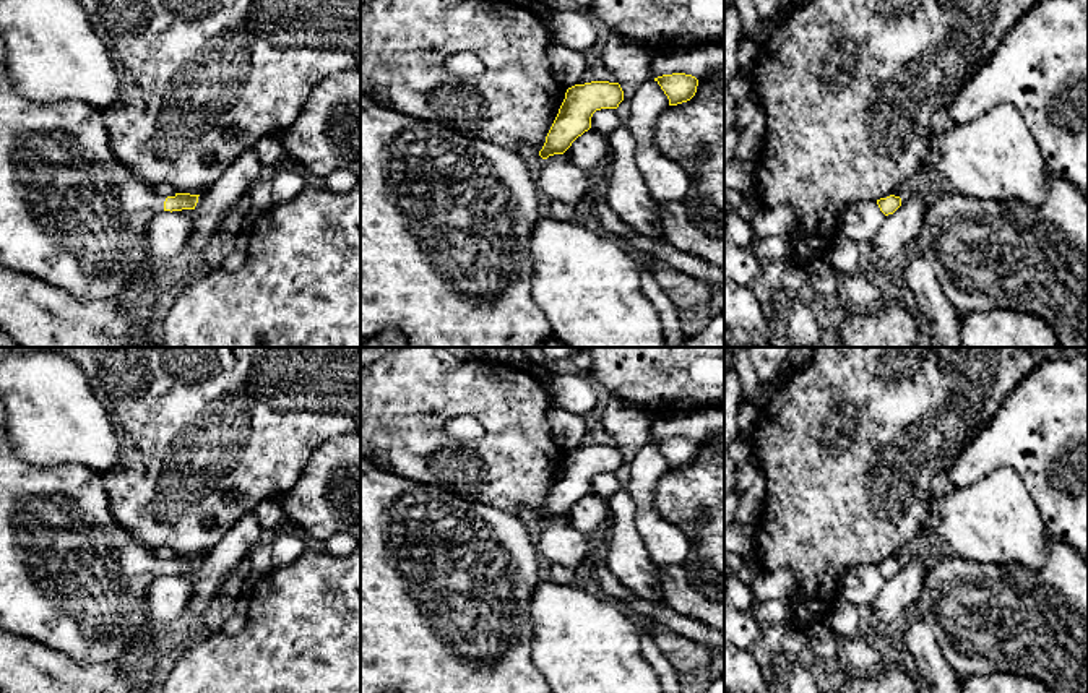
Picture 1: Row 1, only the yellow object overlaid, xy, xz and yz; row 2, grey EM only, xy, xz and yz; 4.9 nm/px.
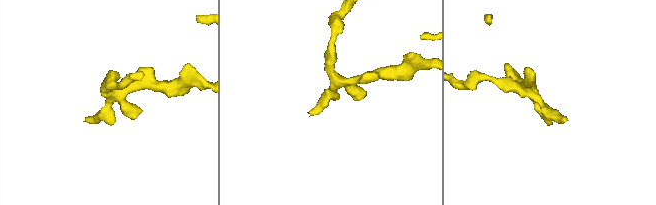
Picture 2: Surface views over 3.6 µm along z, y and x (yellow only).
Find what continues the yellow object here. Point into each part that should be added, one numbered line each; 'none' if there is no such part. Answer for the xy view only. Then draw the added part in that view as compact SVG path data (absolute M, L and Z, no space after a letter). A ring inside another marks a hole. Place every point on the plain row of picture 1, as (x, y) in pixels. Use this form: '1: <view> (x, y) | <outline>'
1: xy (70, 576) | M0 401L0 628L41 641L78 664L106 665L122 661L130 652L149 646L161 638L159 630L146 626L146 591L153 579L164 575L166 562L159 557L159 552L140 544L114 519L101 474L88 471L80 464L34 466L18 458L6 438L5 407Z

